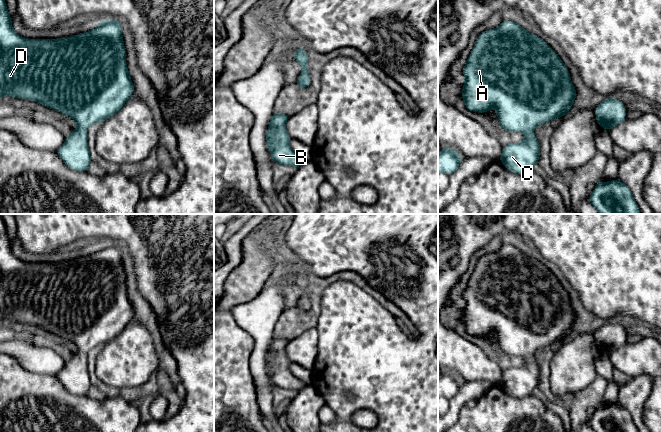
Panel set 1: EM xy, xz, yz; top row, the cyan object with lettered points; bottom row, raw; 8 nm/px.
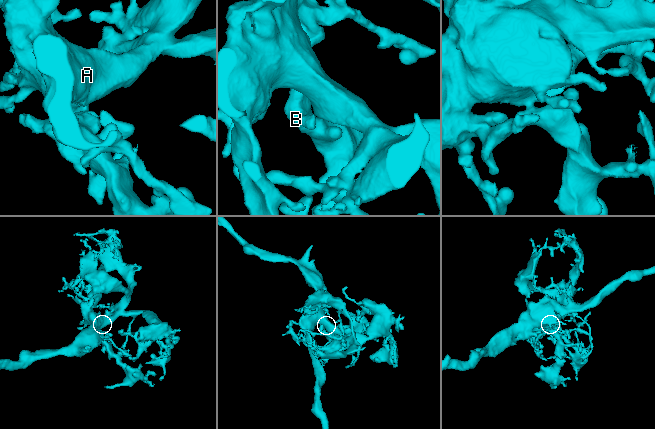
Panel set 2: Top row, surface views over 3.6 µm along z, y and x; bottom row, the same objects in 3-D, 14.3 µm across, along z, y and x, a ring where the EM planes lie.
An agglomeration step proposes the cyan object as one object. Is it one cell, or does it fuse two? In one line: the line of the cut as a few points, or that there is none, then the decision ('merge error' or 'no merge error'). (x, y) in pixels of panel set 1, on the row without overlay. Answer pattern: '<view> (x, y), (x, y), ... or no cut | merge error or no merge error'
no cut | no merge error

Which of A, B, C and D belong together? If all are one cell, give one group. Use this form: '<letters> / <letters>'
A B C D

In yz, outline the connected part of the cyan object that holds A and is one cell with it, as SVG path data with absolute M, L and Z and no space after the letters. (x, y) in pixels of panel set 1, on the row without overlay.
M504 243L499 251L477 261L462 297L465 301L462 323L467 334L485 338L494 331L503 354L525 358L523 366L503 370L498 384L512 397L531 395L538 388L541 375L533 354L540 348L562 342L577 320L566 289L542 262Z

